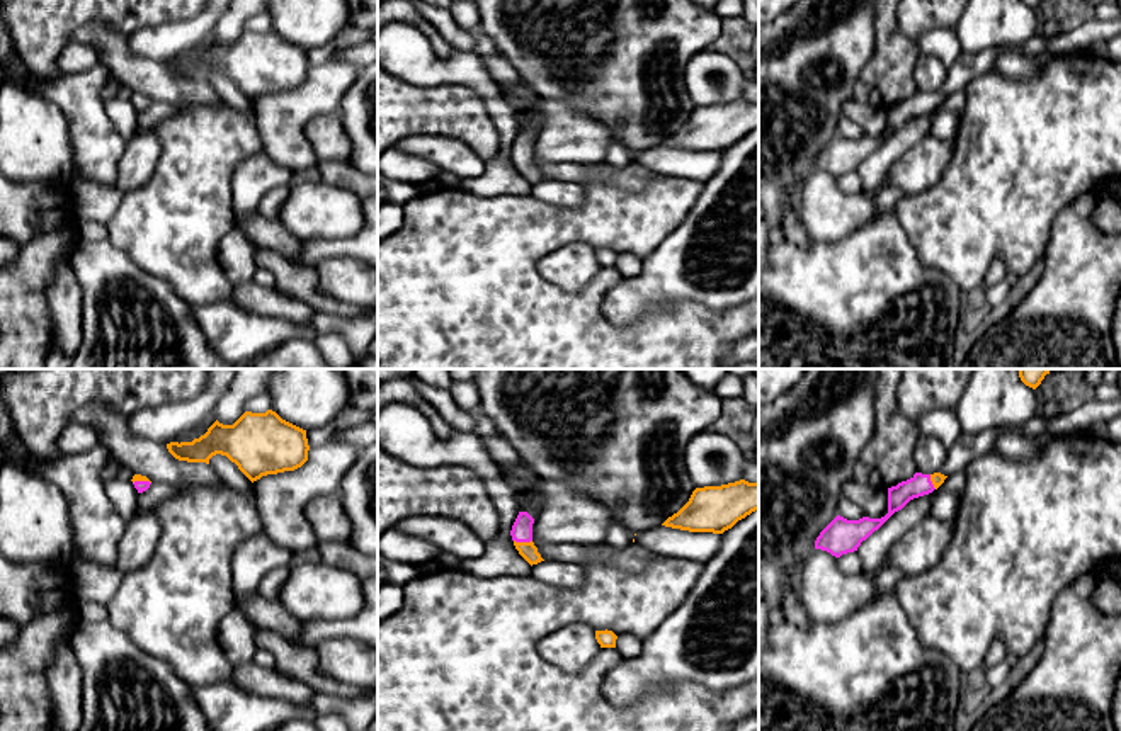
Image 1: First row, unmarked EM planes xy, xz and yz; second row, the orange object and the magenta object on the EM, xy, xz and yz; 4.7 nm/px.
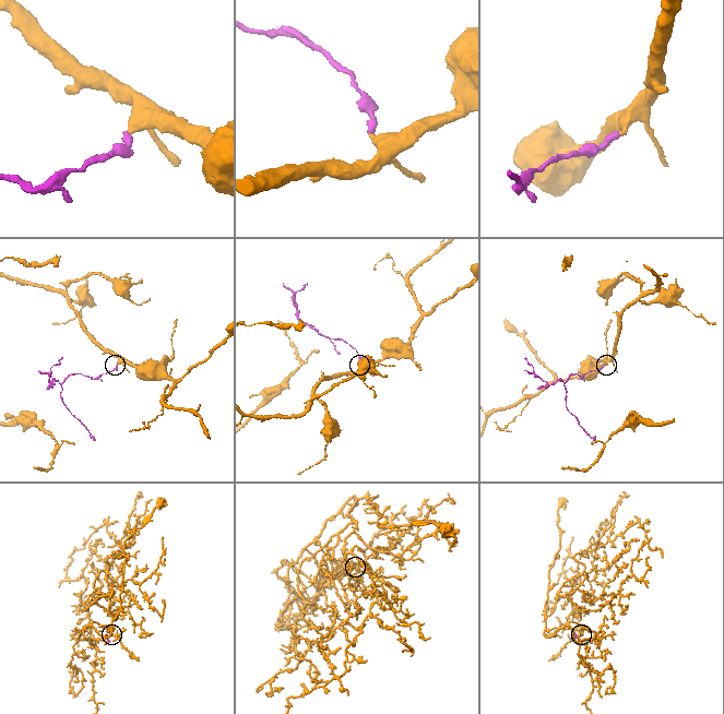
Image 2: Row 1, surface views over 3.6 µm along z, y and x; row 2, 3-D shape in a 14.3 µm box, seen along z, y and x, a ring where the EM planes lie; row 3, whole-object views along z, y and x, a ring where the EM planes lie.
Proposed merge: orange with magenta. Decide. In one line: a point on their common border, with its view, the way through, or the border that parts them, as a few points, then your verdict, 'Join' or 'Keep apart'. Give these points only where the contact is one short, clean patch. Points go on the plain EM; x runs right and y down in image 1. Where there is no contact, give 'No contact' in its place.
Touches orange at xz (523, 162). Path across: xz (526, 169), (523, 162), (521, 150). Join

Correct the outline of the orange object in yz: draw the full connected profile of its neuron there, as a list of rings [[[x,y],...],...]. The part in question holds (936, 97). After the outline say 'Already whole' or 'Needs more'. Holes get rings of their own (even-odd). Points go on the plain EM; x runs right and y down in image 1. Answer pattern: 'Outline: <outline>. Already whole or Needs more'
Outline: [[[915,92],[910,99],[888,107],[888,133],[881,138],[862,136],[847,139],[837,134],[817,156],[815,168],[830,172],[835,177],[854,172],[874,150],[878,150],[895,131],[902,129],[910,119],[937,109],[947,95],[941,92]]]. Needs more

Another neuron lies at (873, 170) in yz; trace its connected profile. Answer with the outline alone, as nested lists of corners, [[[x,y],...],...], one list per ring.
[[[930,112],[910,119],[902,129],[895,131],[878,150],[874,150],[857,167],[862,180],[862,192],[873,194],[881,189],[891,167],[919,141],[930,136]]]

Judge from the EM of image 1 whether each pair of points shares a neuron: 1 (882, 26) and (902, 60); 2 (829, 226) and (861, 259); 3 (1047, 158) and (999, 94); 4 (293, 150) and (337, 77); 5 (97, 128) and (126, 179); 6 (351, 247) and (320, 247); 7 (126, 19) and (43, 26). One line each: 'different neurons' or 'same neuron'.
1: same neuron
2: different neurons
3: same neuron
4: same neuron
5: different neurons
6: same neuron
7: same neuron

